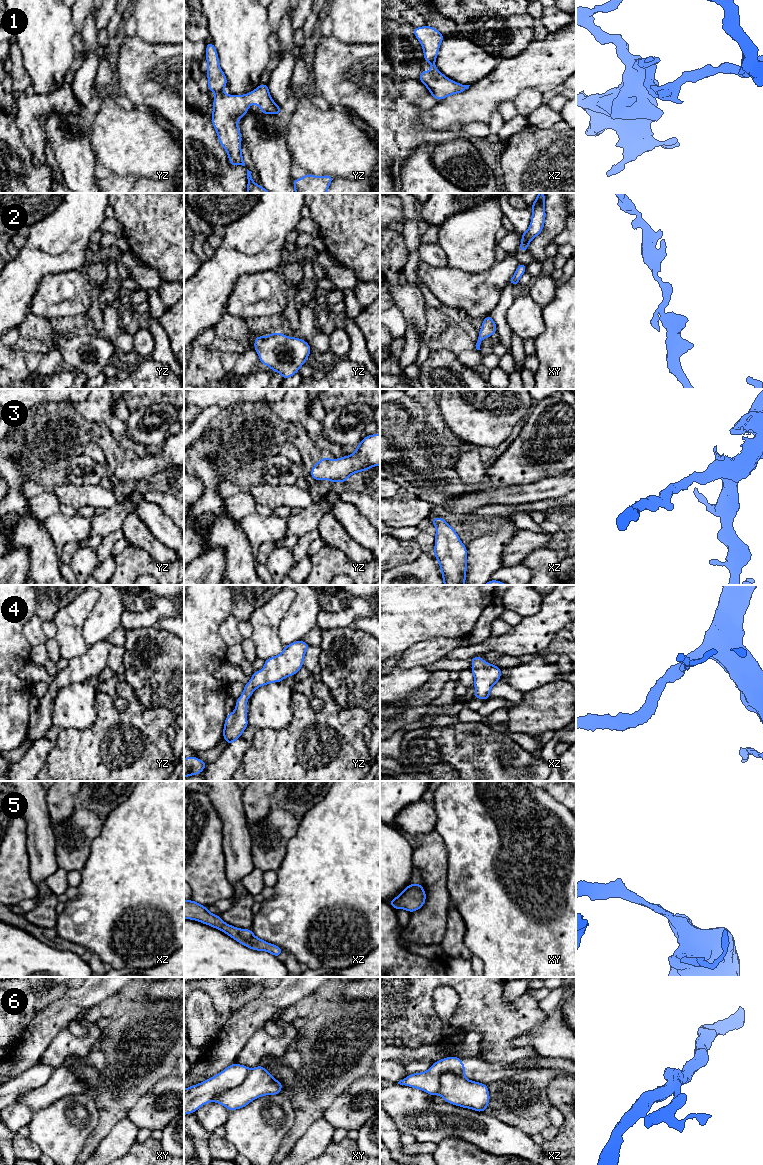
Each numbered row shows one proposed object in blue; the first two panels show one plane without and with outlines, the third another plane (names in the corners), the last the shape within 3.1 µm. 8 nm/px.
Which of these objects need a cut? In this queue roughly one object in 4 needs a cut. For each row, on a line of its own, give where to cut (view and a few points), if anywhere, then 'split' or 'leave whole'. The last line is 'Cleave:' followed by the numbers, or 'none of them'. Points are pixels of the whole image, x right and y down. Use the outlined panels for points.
1: no cut; leave whole
2: no cut; leave whole
3: no cut; leave whole
4: no cut; leave whole
5: no cut; leave whole
6: cut in xy along (251, 1069), (241, 1083), (219, 1093), (212, 1100); split
Cleave: 6

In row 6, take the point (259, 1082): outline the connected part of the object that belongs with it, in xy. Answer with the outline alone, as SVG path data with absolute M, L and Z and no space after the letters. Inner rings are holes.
M259 1065L250 1070L242 1084L219 1094L213 1102L223 1105L231 1112L247 1106L261 1096L278 1095L282 1086L281 1082Z

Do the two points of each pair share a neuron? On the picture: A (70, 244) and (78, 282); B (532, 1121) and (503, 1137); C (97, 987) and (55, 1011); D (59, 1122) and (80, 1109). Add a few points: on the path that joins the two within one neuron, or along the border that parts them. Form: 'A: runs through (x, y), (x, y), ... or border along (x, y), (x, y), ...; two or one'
A: border along (81, 270), (56, 271), (52, 274); two
B: border along (496, 1119), (518, 1127), (530, 1137); two
C: runs through (87, 995), (65, 1009); one
D: runs through (64, 1122), (67, 1122), (75, 1114); one

